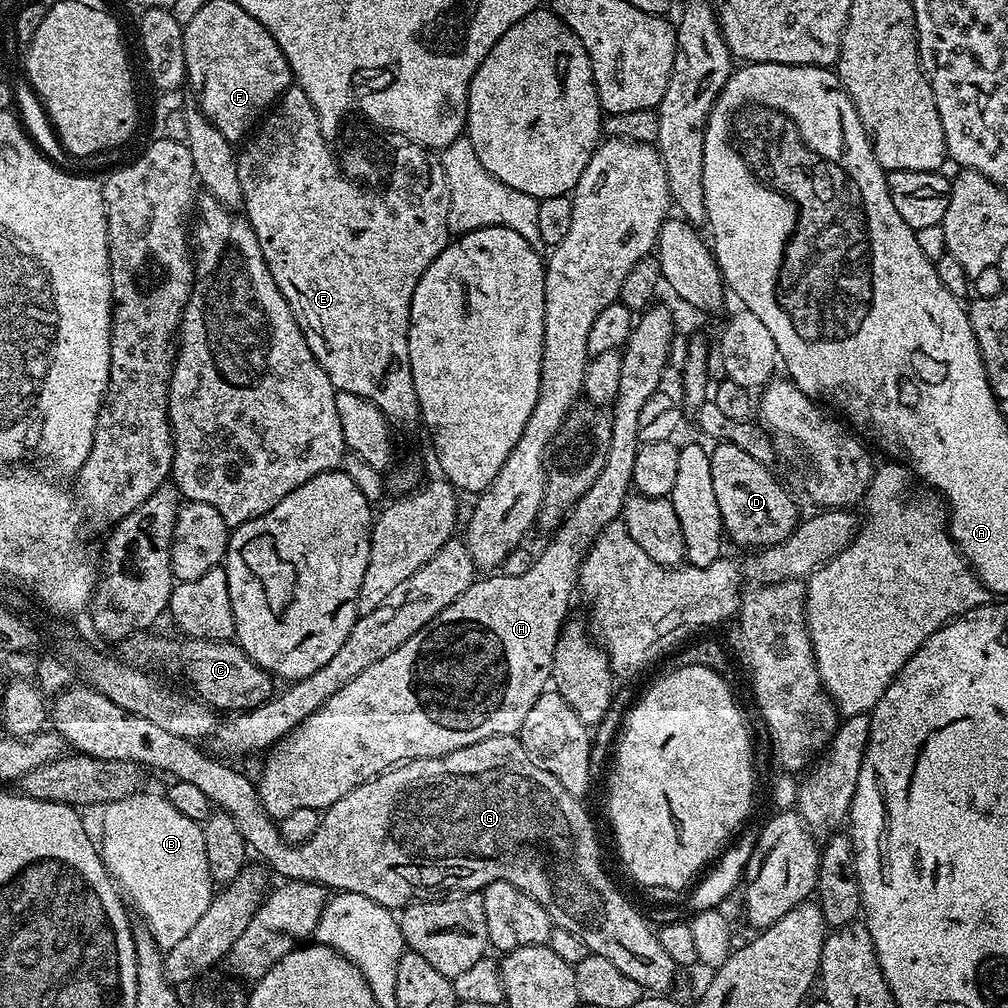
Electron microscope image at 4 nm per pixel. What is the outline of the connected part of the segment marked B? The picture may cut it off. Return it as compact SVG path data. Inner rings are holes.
M141 790L135 796L127 796L121 800L115 800L109 804L103 805L104 821L100 824L100 836L98 835L98 847L101 856L104 857L104 864L108 867L108 873L117 885L122 889L123 895L130 901L131 907L140 911L143 927L150 930L150 934L154 938L154 942L161 950L173 948L182 937L198 923L198 918L202 918L202 914L206 914L206 906L210 906L214 895L214 885L212 883L212 875L210 874L210 866L206 866L206 842L202 838L202 827L197 821L186 818L186 814L180 814L163 795L151 796L148 790Z

